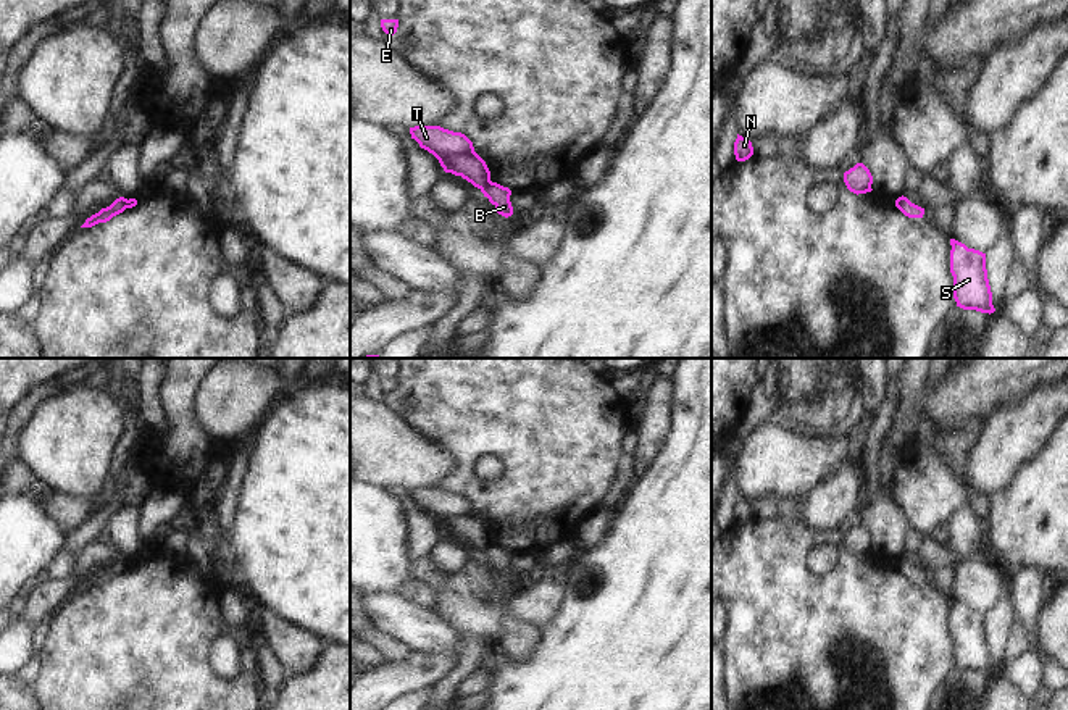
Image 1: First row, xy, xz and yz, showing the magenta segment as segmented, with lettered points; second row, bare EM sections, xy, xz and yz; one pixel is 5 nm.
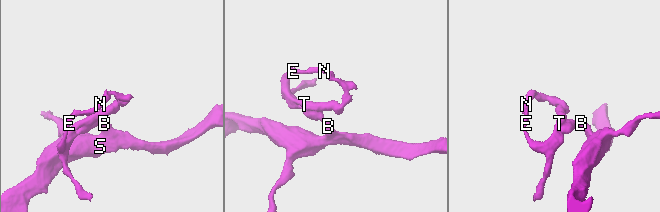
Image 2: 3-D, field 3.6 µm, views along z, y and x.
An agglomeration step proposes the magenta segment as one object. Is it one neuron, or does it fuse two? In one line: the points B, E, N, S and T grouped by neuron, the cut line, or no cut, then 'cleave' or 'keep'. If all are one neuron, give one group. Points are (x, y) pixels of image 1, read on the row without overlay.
B S / E N T; cut in xz along (491, 542), (481, 551); cleave

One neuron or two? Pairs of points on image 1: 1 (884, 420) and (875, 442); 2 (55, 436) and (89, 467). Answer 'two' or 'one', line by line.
1: one
2: one

